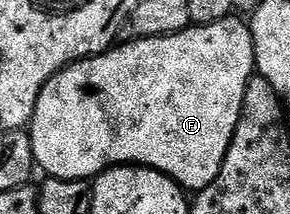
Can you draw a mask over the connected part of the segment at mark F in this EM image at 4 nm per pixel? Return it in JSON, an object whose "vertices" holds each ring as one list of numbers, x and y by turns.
{"vertices":[[237,17,220,19,204,25,190,25,174,35,160,35,154,39,131,39,114,45,102,55,92,55,89,59,81,59,69,67,63,68,39,93,39,101,33,110,31,120,31,138,33,141,33,162,51,179,83,179,92,180,102,175,111,167,150,167,153,171,161,171,176,181,186,192,202,191,215,177,219,177,219,169,223,165,223,157,227,157,227,149,231,145,231,137,235,133,235,125,239,125,239,113,243,109,243,93,247,93,247,81,255,74,253,62,253,35,249,31,249,23,240,23]]}

